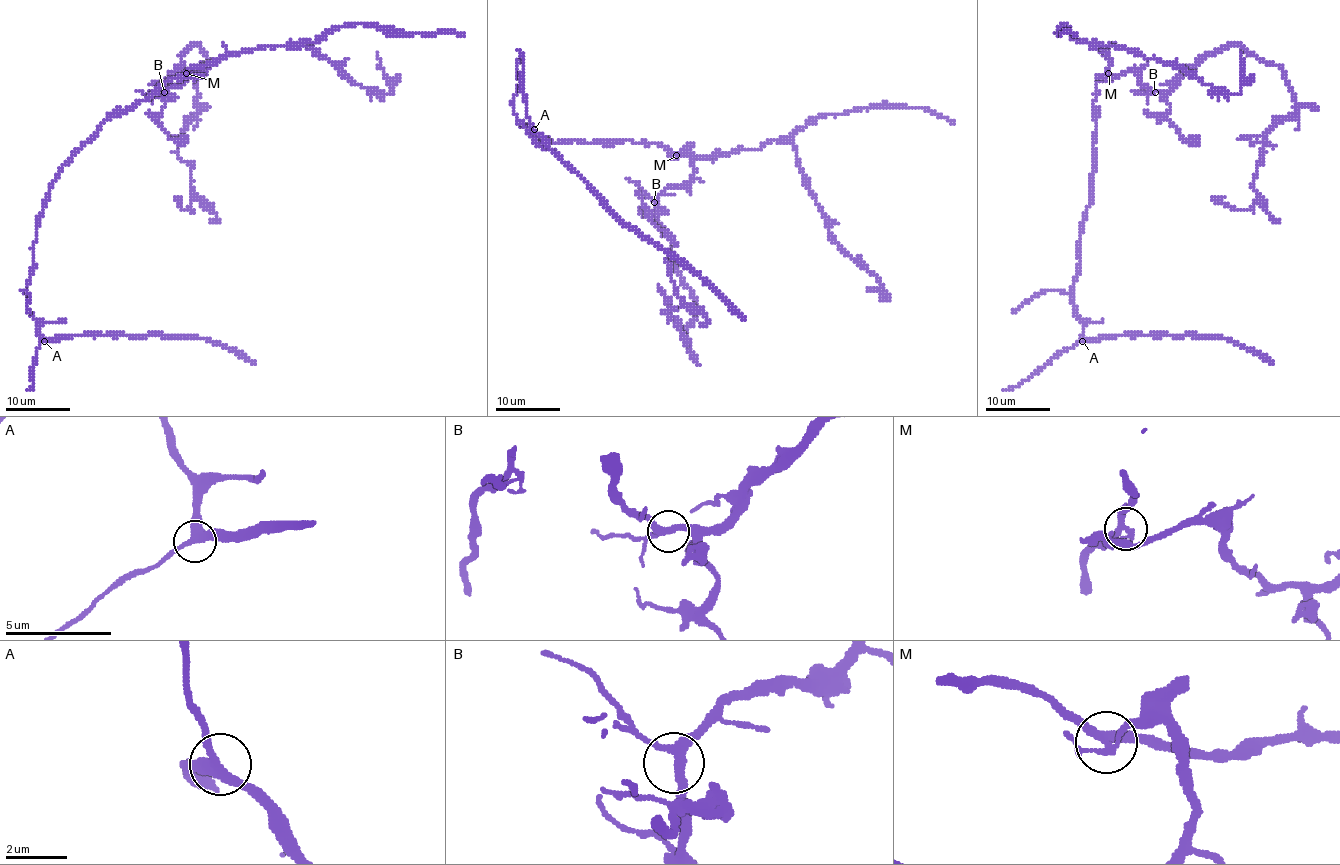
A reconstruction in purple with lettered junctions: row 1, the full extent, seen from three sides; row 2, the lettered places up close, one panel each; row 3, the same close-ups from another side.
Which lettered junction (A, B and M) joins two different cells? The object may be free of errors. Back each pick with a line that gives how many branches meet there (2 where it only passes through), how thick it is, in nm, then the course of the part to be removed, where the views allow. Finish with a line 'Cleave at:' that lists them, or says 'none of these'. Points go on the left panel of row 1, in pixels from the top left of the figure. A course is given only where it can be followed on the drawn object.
M: Branches: 4. Thickness 240 nm. Course of the part to remove: (187, 74), (204, 75), (166, 90), (196, 45), (198, 111), (179, 140), (193, 199), (175, 198)
Cleave at: M

